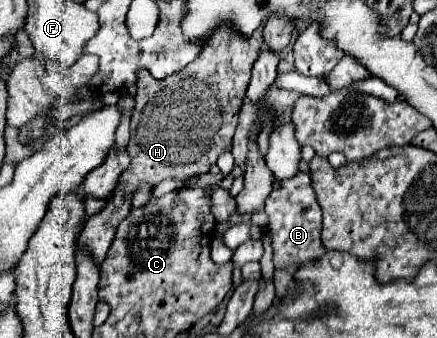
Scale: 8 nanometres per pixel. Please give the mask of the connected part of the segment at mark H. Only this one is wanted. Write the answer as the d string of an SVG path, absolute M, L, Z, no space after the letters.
M223 26L211 36L211 40L207 40L203 46L205 50L201 50L183 70L163 80L153 80L147 70L137 72L137 106L131 118L131 142L137 142L137 146L127 148L131 168L123 172L123 180L119 180L119 188L111 192L111 200L107 200L105 208L85 222L77 240L77 246L87 250L95 264L105 260L119 222L131 210L131 198L139 182L145 180L151 186L157 186L165 178L185 178L187 158L199 158L205 164L203 168L209 170L211 164L215 164L215 158L231 148L237 114L261 46L261 28L249 40L233 32L229 26Z

